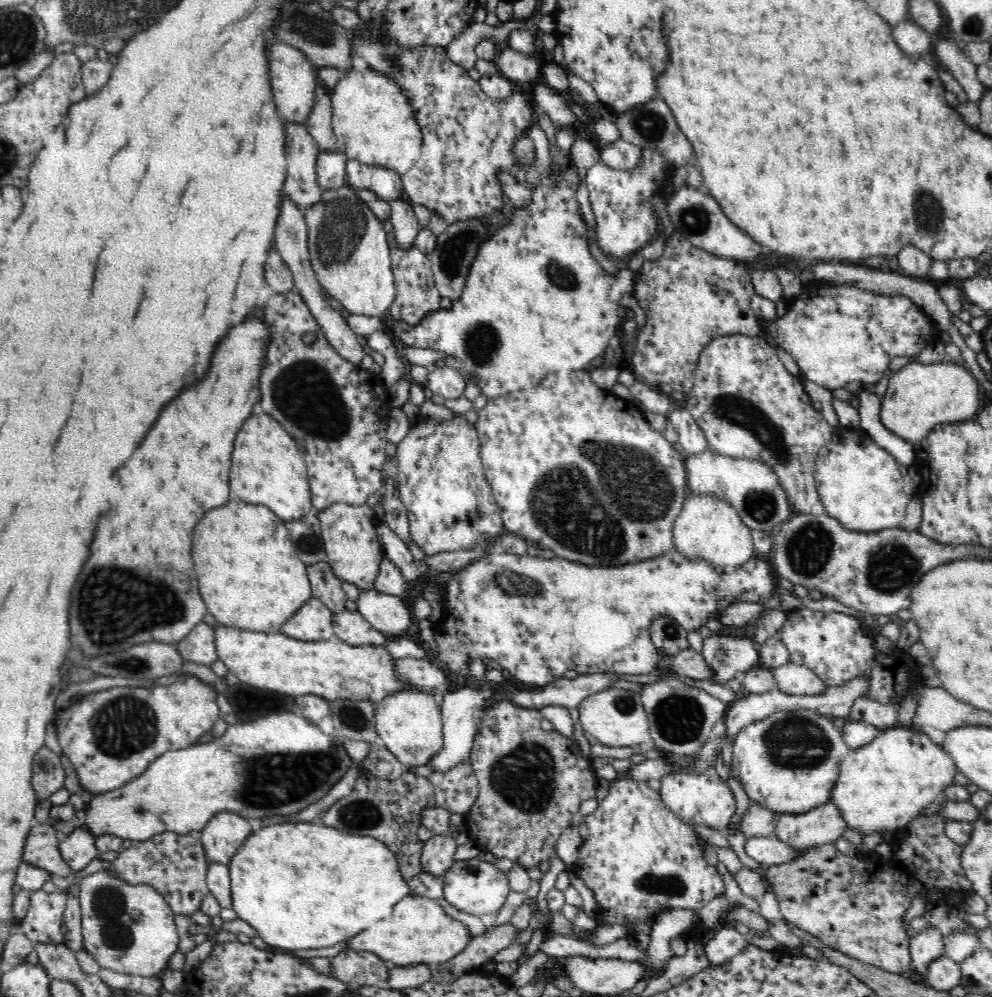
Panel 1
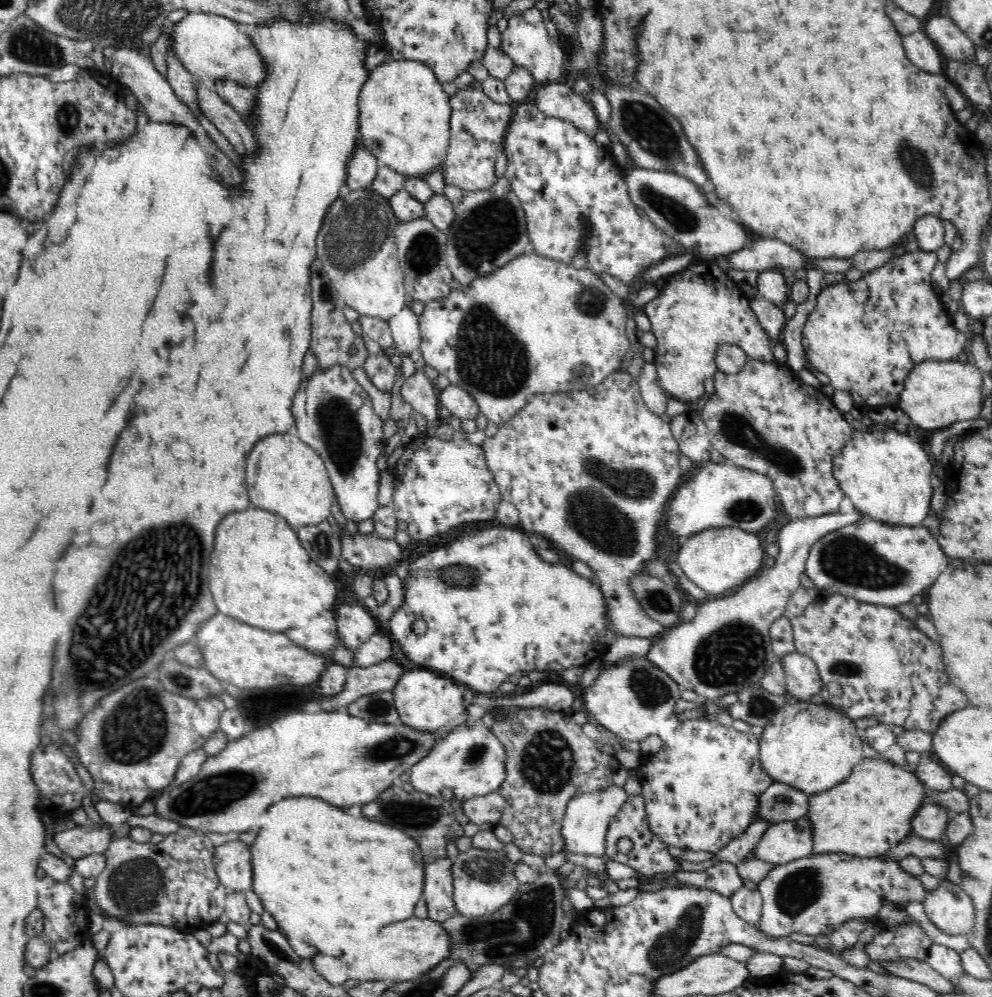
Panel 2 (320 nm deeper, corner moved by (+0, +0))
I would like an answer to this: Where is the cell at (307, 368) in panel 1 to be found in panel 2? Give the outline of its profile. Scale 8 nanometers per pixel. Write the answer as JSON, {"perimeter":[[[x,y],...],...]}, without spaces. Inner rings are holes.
{"perimeter":[[[341,364],[317,368],[309,381],[300,382],[294,396],[294,426],[298,436],[318,452],[326,465],[338,507],[347,520],[372,519],[378,505],[380,470],[376,465],[385,447],[383,420],[372,408],[370,395]]]}

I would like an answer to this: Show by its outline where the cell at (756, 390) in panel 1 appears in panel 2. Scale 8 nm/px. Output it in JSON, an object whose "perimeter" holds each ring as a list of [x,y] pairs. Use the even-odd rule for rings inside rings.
{"perimeter":[[[748,358],[744,368],[740,372],[730,374],[718,370],[712,378],[712,393],[709,396],[706,404],[702,408],[702,420],[706,429],[708,429],[708,437],[710,437],[710,443],[712,448],[715,448],[724,456],[727,462],[732,465],[747,468],[754,472],[759,472],[764,476],[767,476],[774,485],[778,502],[782,507],[782,511],[788,513],[792,519],[803,519],[808,517],[822,516],[823,514],[838,513],[840,508],[840,502],[844,498],[844,491],[838,485],[838,481],[834,478],[833,458],[834,454],[843,448],[844,444],[850,440],[854,431],[853,427],[846,421],[843,412],[836,408],[832,402],[831,396],[828,396],[825,392],[822,392],[819,385],[807,385],[798,376],[798,371],[792,370],[785,363],[775,362],[762,362],[760,360],[754,360]]]}

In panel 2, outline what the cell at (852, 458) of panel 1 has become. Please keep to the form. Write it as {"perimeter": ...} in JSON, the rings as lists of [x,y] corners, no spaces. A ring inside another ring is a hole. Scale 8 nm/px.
{"perimeter":[[[894,429],[854,430],[850,440],[833,458],[832,472],[845,496],[866,517],[888,525],[916,527],[930,512],[932,500],[931,458],[920,439]]]}

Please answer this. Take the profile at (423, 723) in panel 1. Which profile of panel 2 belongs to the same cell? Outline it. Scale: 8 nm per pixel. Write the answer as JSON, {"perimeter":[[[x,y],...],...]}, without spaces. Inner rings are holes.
{"perimeter":[[[428,668],[402,674],[391,692],[402,723],[413,730],[435,734],[437,740],[448,734],[452,725],[463,720],[464,692],[460,690],[458,683]]]}

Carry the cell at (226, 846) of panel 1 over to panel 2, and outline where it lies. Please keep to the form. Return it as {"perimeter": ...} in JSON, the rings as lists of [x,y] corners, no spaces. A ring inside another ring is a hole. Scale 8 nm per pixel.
{"perimeter":[[[228,841],[214,850],[214,868],[228,892],[245,892],[252,886],[251,852],[246,843]]]}

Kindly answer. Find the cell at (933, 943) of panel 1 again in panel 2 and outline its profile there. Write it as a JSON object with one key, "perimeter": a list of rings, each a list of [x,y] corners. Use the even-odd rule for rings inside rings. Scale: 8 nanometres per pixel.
{"perimeter":[[[944,880],[937,889],[922,900],[928,919],[950,935],[961,935],[975,926],[975,908],[972,899],[960,885]]]}

